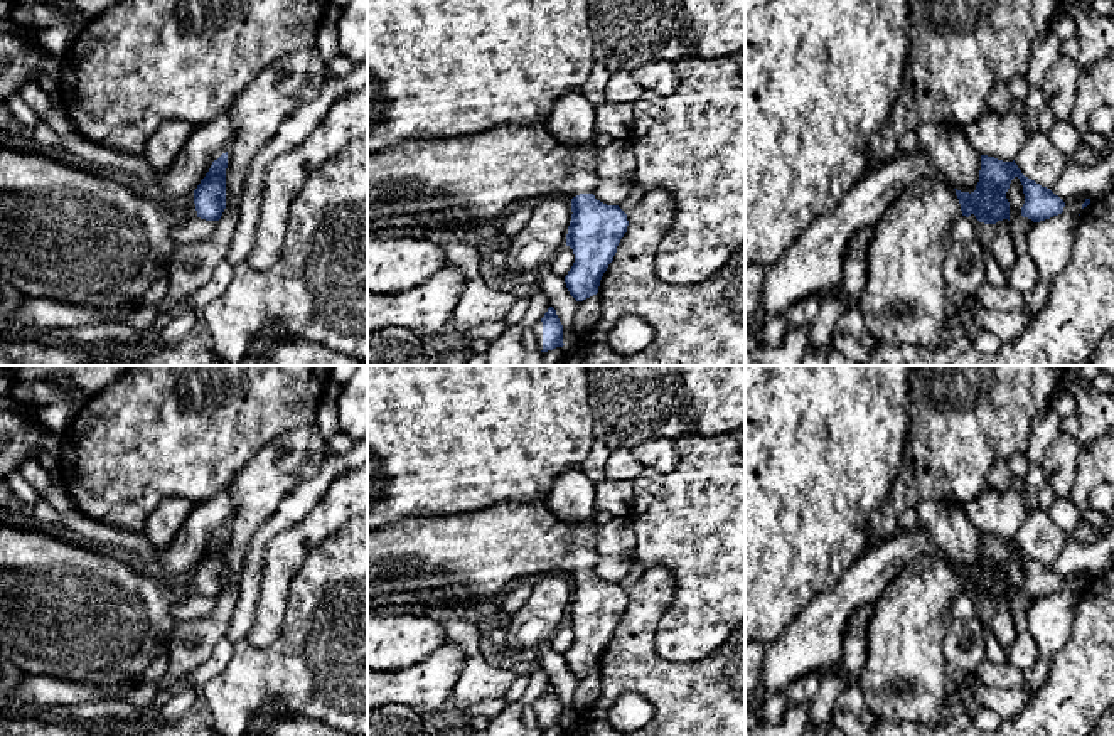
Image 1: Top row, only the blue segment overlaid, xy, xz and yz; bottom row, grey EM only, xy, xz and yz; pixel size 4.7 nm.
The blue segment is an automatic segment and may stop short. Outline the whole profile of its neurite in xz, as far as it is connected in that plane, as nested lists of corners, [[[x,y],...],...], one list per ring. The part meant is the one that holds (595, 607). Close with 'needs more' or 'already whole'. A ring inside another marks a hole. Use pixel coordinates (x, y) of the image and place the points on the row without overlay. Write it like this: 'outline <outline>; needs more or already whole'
outline [[[544,499],[495,504],[455,519],[398,519],[367,532],[367,615],[398,605],[431,608],[448,603],[499,601],[522,581],[563,574],[571,579],[566,623],[575,632],[565,660],[570,672],[583,679],[598,670],[600,657],[629,603],[627,591],[619,583],[595,576],[593,568],[602,556],[597,539],[595,520],[561,520]]]; needs more

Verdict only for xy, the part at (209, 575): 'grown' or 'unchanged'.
grown

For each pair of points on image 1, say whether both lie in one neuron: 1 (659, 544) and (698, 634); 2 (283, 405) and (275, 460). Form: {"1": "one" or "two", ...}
{"1": "one", "2": "two"}

